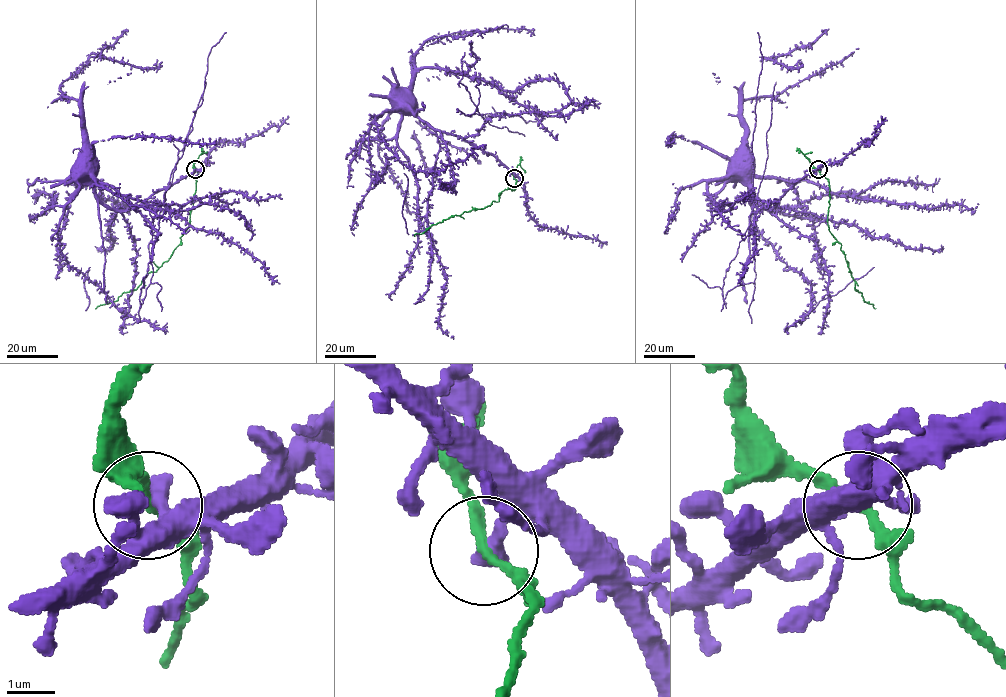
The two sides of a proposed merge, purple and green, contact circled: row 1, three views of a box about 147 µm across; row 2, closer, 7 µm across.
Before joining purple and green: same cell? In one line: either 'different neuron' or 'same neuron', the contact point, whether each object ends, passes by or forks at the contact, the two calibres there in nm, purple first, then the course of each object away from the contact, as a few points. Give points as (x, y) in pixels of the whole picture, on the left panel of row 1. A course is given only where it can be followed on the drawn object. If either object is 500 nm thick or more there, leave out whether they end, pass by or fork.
different neuron; place (195, 169); purple ends; green passes by; calibres 420 and 200 nm; course purple (195, 169), (139, 204), (125, 210), (112, 210), (96, 194), (96, 160), (87, 149); course green (195, 169), (189, 227), (181, 243), (135, 290), (96, 308)

